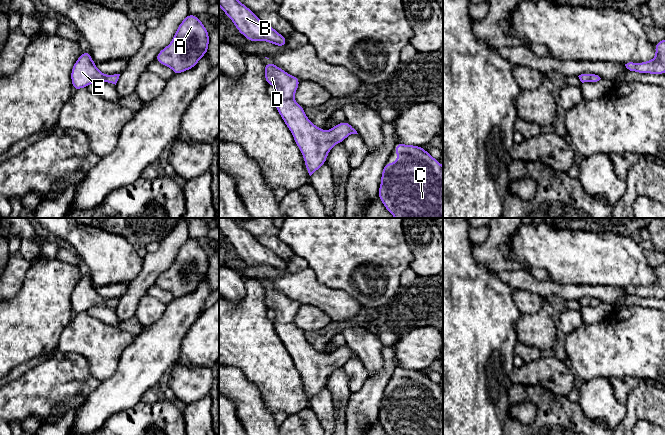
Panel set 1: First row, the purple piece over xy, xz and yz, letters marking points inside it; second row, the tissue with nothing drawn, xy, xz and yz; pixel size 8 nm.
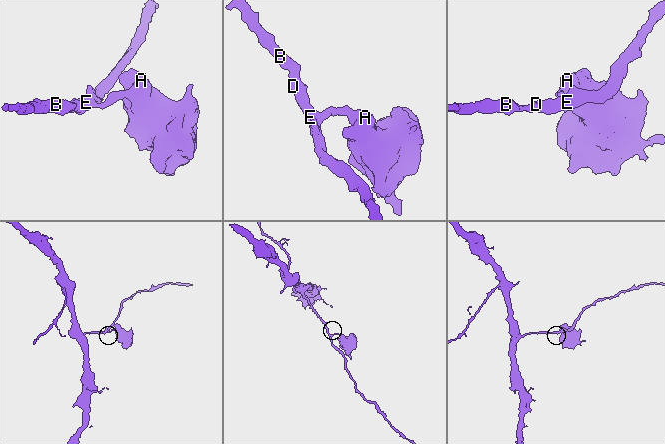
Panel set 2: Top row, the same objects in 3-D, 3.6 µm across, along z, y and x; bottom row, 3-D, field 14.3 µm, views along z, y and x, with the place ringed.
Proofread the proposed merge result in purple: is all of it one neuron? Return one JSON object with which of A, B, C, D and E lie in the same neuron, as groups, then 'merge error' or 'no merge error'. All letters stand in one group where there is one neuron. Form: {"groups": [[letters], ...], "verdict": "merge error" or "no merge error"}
{"groups": [["A", "B", "C", "D", "E"]], "verdict": "no merge error"}

